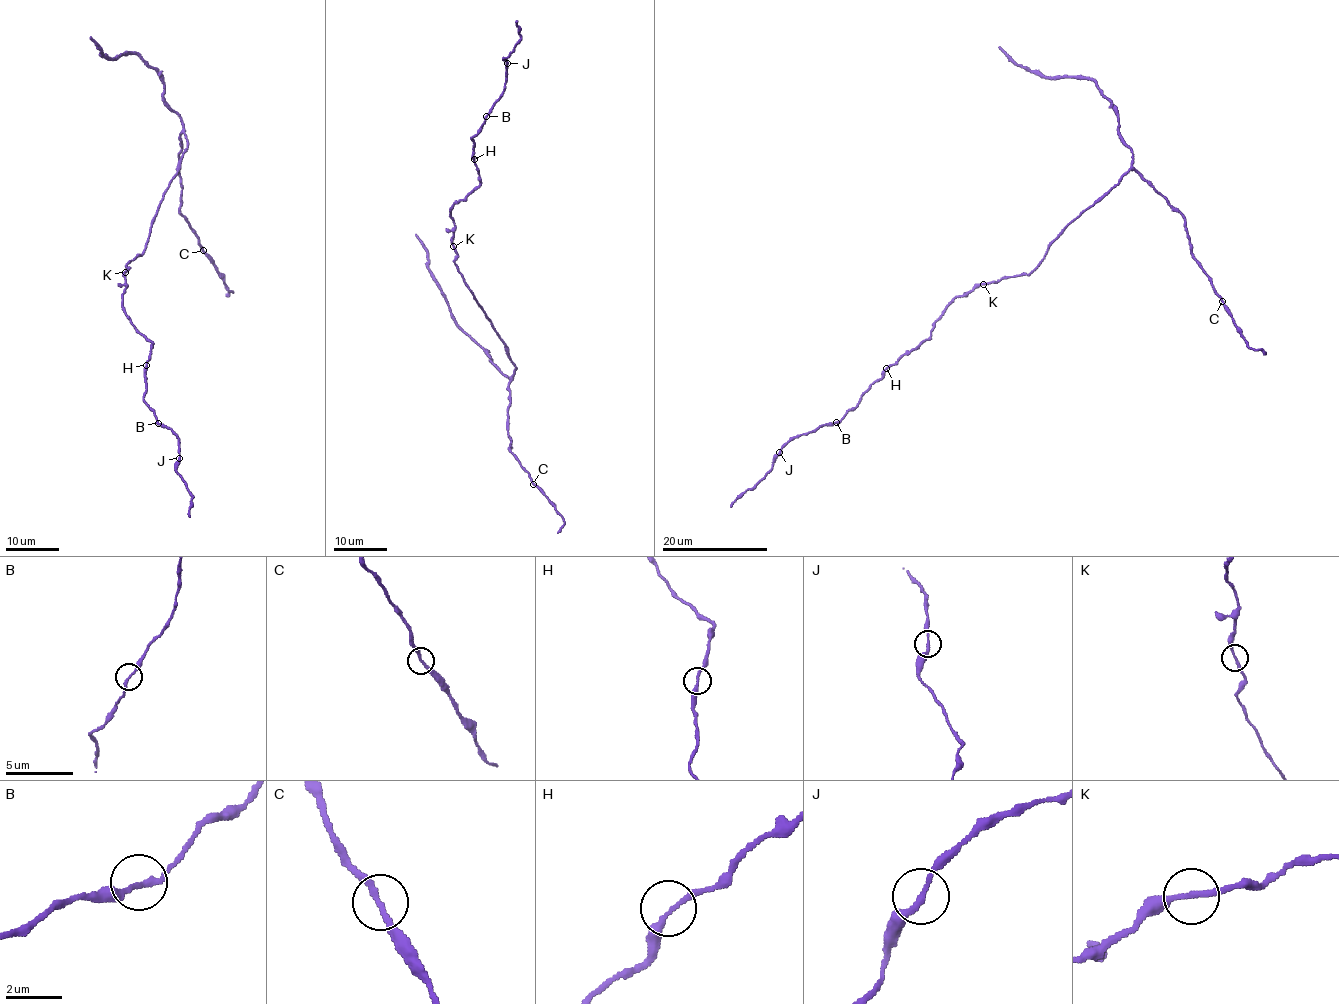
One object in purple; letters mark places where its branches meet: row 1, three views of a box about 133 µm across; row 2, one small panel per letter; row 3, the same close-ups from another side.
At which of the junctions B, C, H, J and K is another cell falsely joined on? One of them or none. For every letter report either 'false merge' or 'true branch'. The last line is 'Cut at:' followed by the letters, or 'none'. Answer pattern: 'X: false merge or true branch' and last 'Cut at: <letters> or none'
B: true branch
C: true branch
H: true branch
J: true branch
K: true branch
Cut at: none

